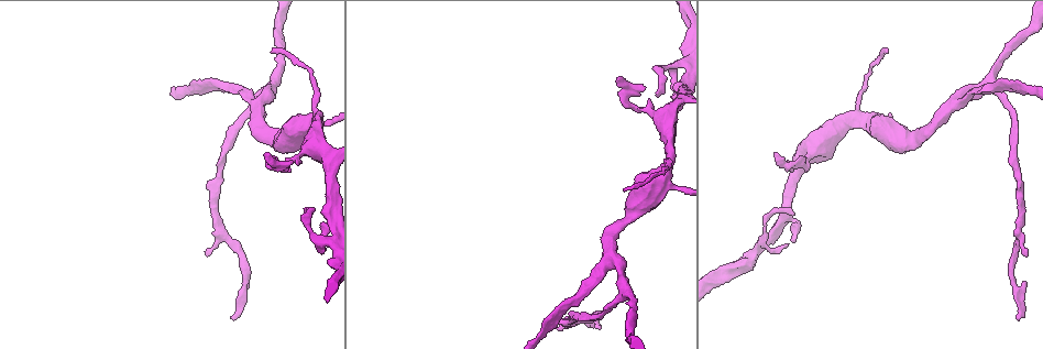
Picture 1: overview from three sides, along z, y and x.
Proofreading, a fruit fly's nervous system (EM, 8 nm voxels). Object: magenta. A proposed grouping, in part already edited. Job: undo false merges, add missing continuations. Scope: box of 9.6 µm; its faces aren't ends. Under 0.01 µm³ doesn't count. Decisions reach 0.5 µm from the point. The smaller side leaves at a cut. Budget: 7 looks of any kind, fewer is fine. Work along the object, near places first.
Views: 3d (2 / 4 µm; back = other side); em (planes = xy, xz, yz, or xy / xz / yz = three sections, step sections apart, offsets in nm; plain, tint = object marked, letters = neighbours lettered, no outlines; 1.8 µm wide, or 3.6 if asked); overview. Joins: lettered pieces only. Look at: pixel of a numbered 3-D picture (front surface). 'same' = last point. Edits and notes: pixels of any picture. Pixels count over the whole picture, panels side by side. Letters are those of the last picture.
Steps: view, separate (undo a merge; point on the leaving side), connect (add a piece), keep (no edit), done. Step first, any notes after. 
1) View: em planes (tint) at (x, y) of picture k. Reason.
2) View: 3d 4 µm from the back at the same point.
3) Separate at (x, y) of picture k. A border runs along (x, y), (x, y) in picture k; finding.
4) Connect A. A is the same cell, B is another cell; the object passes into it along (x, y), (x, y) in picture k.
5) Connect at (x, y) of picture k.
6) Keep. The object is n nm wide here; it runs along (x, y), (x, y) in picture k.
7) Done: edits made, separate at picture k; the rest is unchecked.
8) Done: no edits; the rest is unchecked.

View: em 3.6 µm xz step 8 (tint) at (1020, 318) of picture 1. An open end.

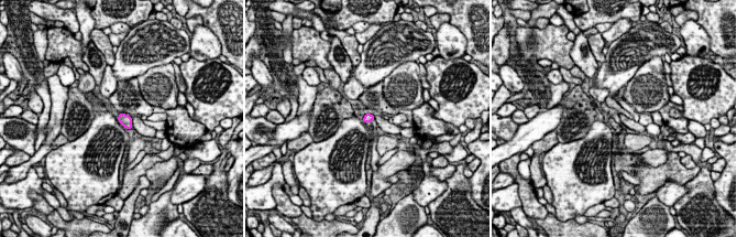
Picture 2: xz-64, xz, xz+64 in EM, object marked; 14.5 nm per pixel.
View: em 3.6 µm planes (letters) at the same point. Cut it another way.

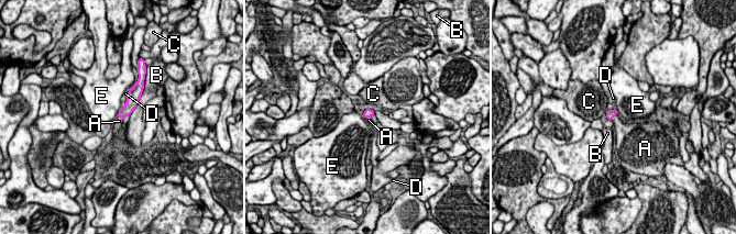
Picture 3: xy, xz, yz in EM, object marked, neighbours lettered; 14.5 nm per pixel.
Connect A. The object is 120 nm wide here; A is the same cell, B, C, D and E are other cells; the object passes into it along (368, 112), (366, 116), (369, 120) in picture 3; the cell continues.

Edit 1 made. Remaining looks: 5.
View: em planes (letters) at (1017, 239) of picture 1. Branch point.

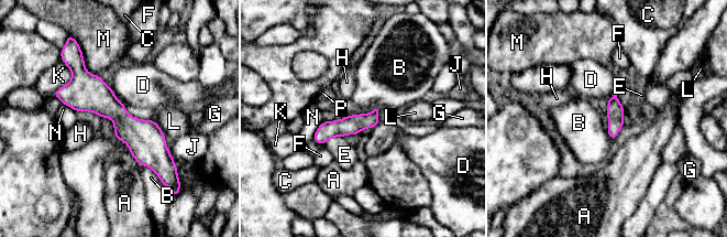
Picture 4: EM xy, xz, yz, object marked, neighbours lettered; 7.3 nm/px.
Keep. A, B, C, D, E, F, G, H, J, K, L, M, N and P are other cells; all the same cell.

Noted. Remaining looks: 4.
View: em planes (plain) at (274, 164) of picture 1. Abrupt turn.

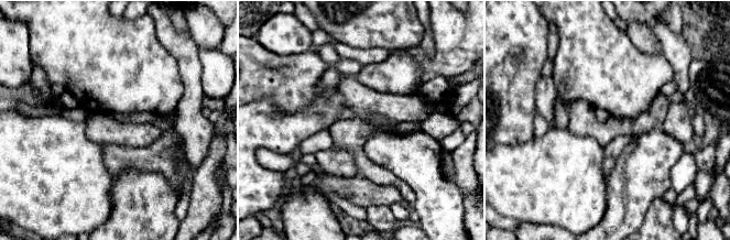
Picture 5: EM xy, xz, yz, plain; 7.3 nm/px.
View: em planes (tint) at the same point. With the object marked.

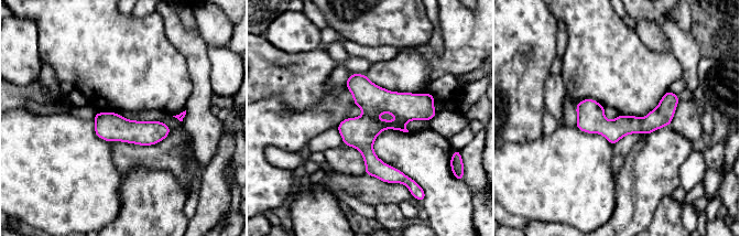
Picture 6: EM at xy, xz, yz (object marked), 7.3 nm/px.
View: em planes (letters) at the same point.

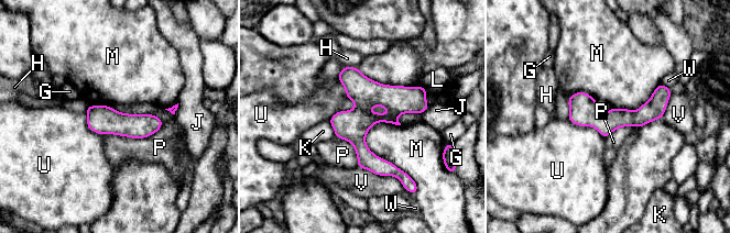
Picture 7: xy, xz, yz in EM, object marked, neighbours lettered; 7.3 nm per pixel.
Keep. The object is 160 nm wide here; G, H, J, K, L, M, P, U, V and W are other cells; it runs along (345, 69), (361, 150), (396, 170) in picture 7; all the same cell.

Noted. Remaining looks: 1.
Done: edits made, connect at picture 3; the rest is unchecked.

